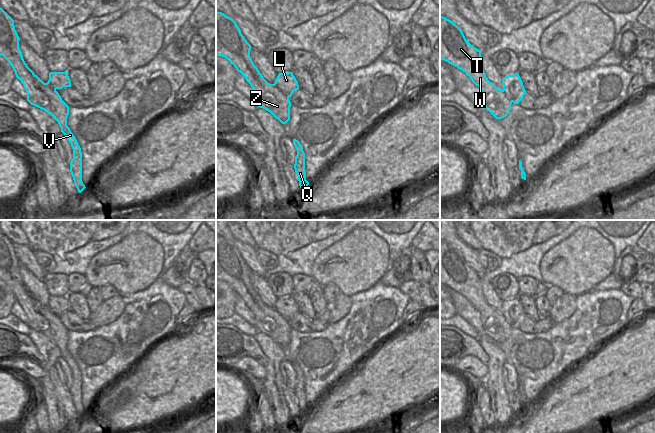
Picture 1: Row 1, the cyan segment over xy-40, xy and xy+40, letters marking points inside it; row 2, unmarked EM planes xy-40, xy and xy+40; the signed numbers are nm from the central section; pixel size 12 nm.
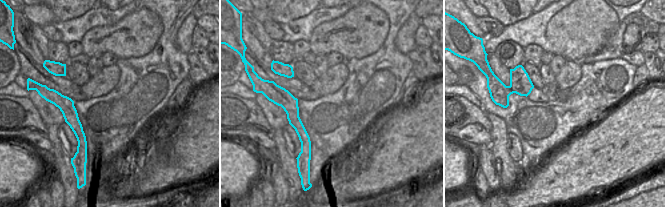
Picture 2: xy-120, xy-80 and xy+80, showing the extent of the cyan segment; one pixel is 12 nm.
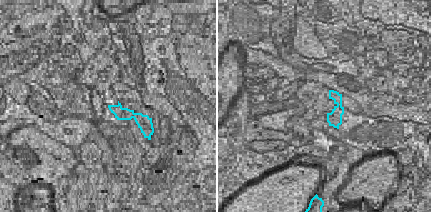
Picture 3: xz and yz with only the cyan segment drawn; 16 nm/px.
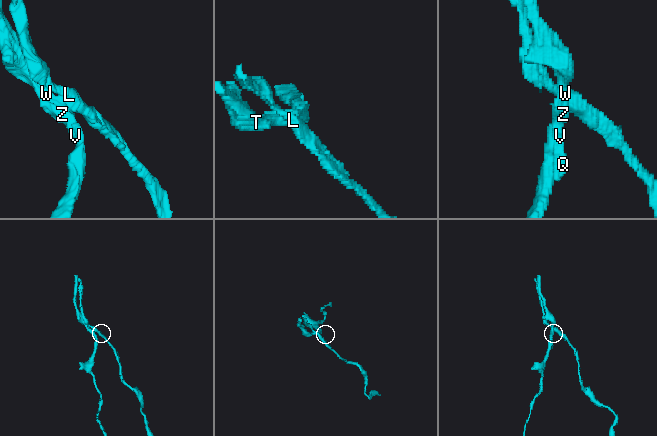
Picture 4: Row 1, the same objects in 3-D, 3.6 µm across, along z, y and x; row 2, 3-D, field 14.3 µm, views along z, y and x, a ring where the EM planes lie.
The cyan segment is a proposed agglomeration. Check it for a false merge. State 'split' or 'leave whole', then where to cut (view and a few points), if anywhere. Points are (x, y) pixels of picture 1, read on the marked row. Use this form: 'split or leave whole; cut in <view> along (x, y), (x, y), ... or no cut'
split; cut in xy along (274, 83), (288, 98)

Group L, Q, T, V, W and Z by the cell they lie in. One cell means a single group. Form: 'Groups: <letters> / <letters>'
Groups: L / Q T V W Z

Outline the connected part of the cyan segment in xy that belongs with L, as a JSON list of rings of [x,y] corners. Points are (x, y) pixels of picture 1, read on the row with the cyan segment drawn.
[[[292,72],[279,73],[274,83],[288,98],[299,89],[298,82]]]

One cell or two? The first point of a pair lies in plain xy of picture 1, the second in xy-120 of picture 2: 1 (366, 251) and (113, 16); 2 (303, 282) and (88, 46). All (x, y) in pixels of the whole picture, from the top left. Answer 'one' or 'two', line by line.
1: two
2: two

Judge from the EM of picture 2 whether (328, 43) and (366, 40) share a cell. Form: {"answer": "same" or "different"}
{"answer": "same"}

